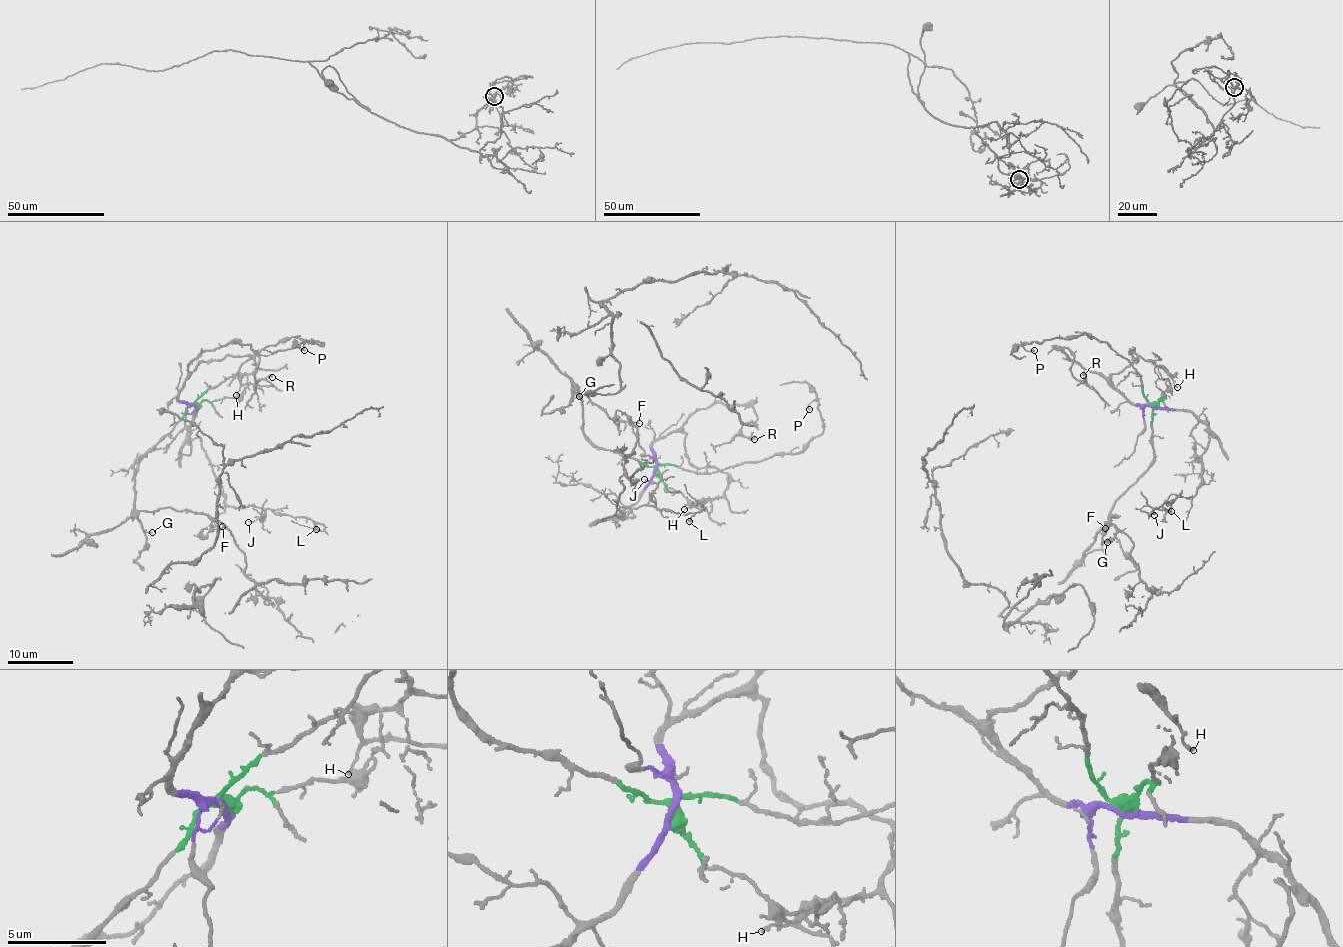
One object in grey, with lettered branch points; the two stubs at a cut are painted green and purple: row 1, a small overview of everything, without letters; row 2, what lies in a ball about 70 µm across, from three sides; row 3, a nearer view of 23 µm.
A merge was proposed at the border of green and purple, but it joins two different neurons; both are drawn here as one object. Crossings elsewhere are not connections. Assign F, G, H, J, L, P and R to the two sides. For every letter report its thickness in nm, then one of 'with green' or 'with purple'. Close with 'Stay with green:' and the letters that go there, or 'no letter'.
F: calibre 90 nm; with green
G: calibre 120 nm; with green
H: calibre 130 nm; with purple
J: calibre 100 nm; with purple
L: calibre 180 nm; with purple
P: calibre 130 nm; with green
R: calibre 140 nm; with purple
Stay with green: F, G, P

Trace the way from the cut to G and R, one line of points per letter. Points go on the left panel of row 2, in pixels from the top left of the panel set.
G: (195, 406), (186, 410), (182, 419), (136, 461), (133, 471), (134, 516), (142, 528), (152, 533)
R: (195, 406), (178, 397), (187, 368), (202, 351), (249, 344), (258, 355), (257, 380), (273, 377)

